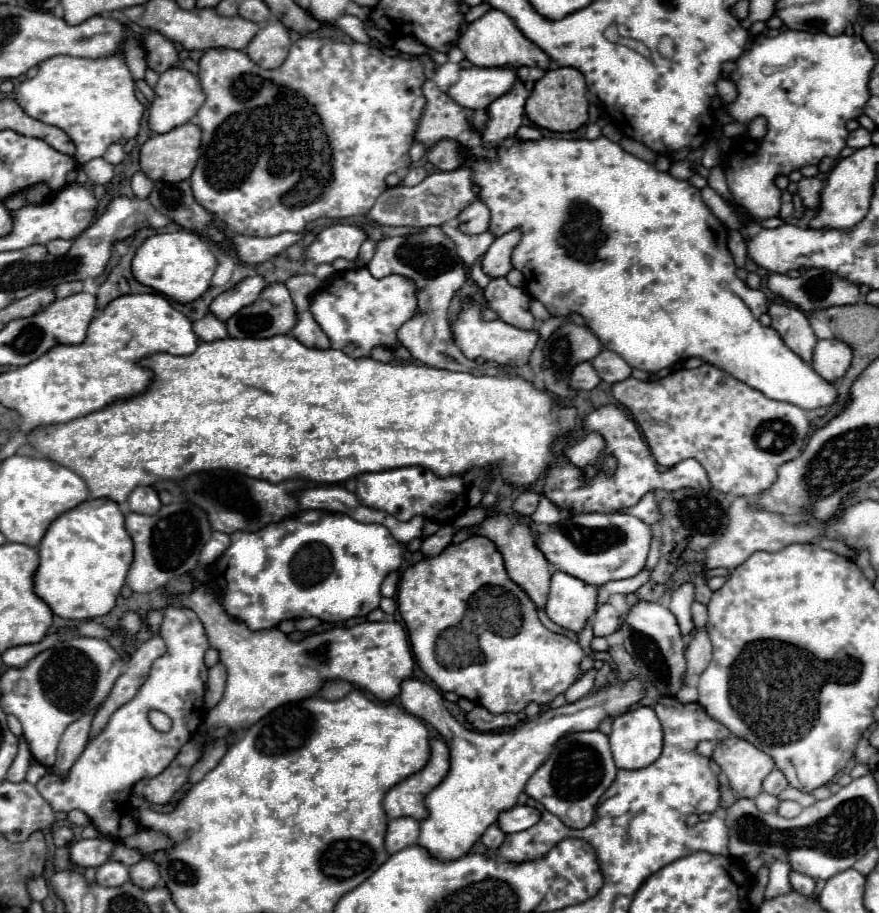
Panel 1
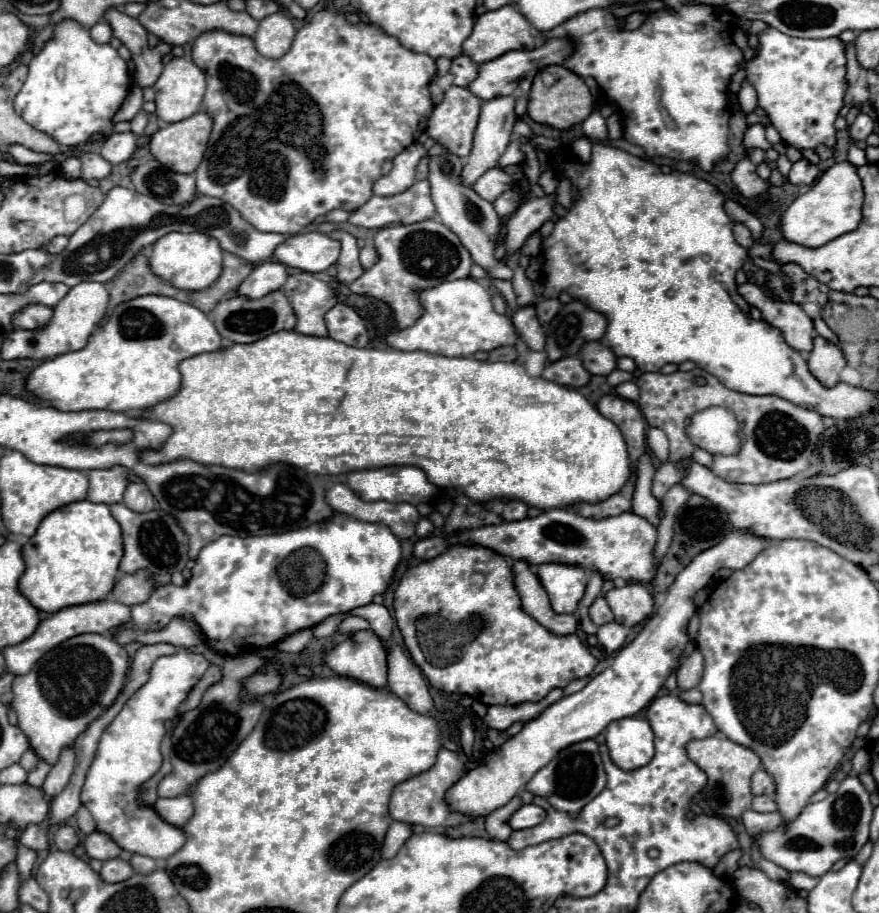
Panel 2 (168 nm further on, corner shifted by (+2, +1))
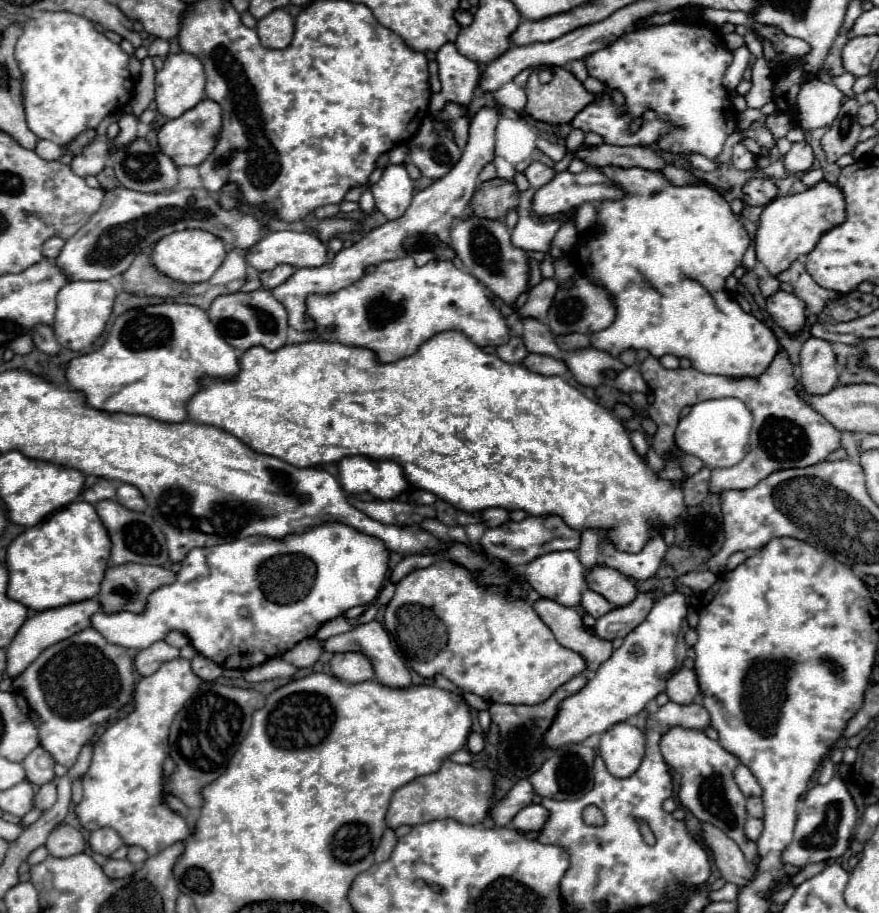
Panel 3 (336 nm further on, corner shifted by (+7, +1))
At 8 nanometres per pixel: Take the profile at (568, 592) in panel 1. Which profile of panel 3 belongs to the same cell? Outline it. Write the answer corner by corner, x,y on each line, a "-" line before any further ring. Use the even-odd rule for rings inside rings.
552,551
542,557
536,557
532,563
526,565
524,577
528,579
528,583
536,589
540,597
548,597
564,607
578,607
582,591
586,589
584,567
578,561
578,555
574,551

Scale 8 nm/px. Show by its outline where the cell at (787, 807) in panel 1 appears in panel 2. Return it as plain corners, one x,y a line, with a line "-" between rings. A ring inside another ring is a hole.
745,811
743,813
743,825
747,829
747,833
751,837
759,837
767,831
773,831
781,825
781,815
779,811
773,811
773,813
757,813
757,811

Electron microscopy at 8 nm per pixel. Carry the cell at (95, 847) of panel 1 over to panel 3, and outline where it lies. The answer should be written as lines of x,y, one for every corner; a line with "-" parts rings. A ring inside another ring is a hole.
98,829
98,831
92,831
90,833
88,845
90,845
90,849
94,853
100,853
104,857
110,857
118,847
124,845
124,841
112,829

